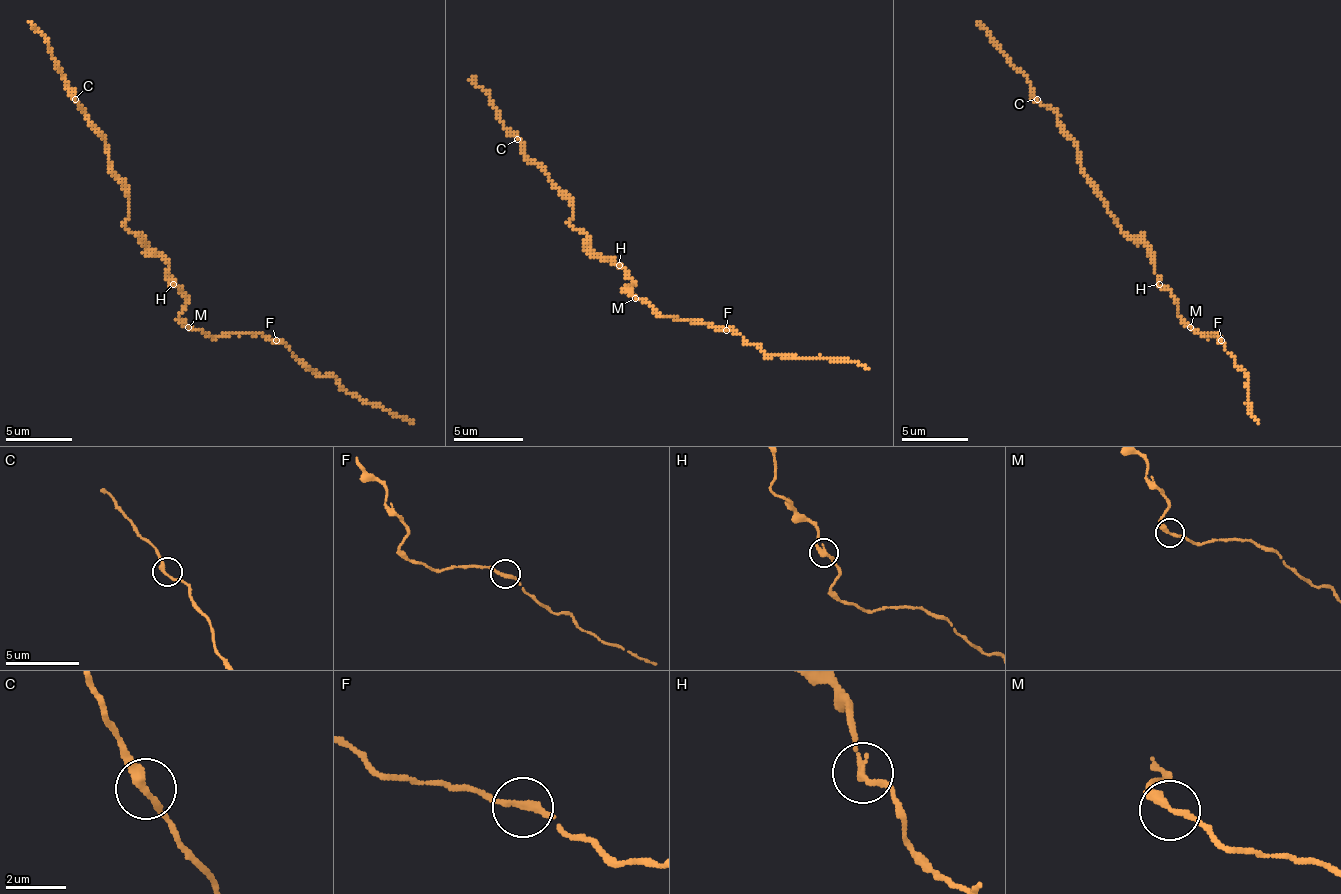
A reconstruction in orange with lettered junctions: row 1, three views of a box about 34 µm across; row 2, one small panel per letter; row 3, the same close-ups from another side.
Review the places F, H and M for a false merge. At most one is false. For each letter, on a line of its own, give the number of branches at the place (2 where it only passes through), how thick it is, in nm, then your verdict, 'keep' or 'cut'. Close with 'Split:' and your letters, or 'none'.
F: 2 | 220 nm | keep
H: 2 | 240 nm | cut
M: 2 | 240 nm | keep
Split: H

